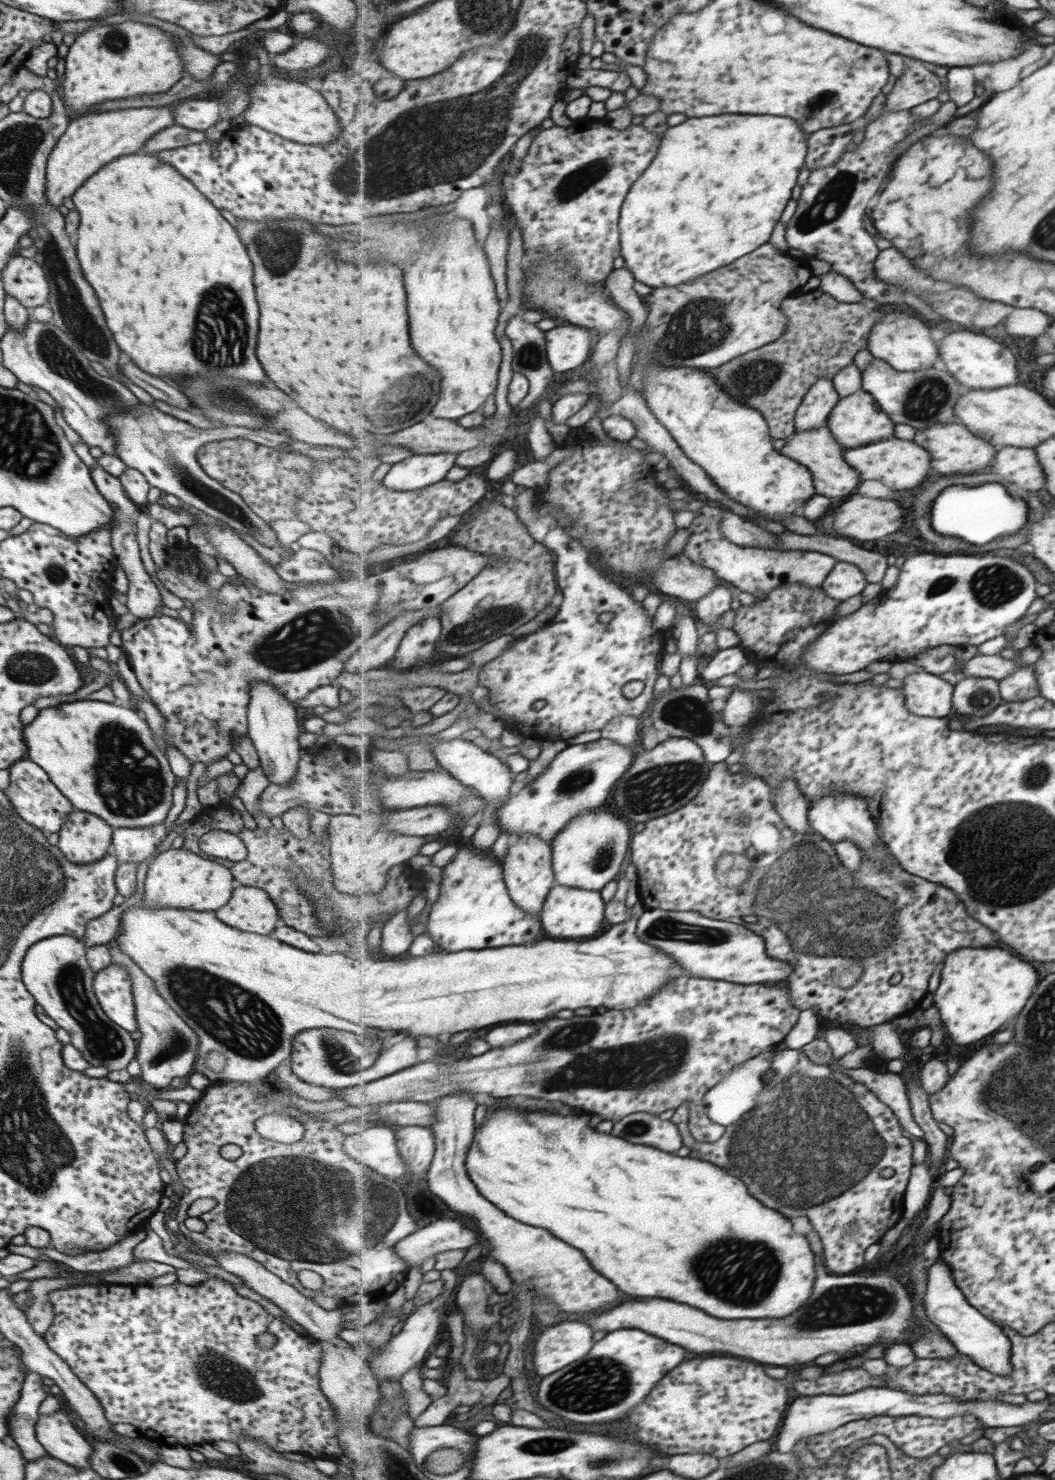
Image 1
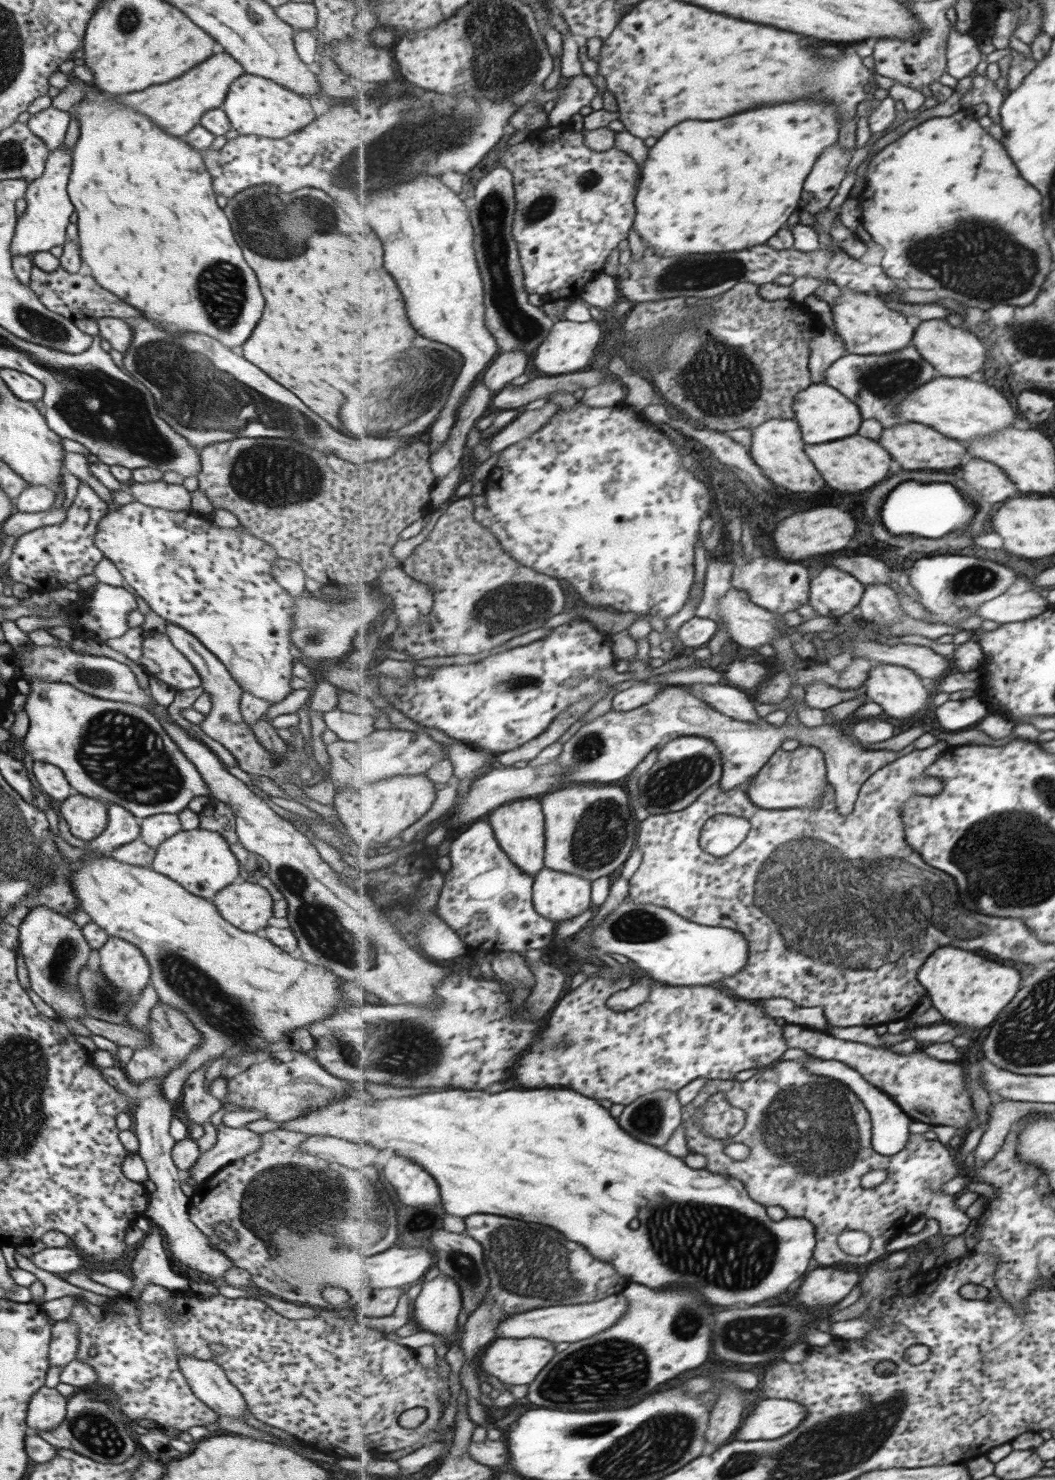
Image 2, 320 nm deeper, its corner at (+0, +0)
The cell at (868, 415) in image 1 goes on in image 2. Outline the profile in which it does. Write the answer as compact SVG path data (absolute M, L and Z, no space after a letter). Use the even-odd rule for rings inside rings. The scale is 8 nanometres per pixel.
M812 383L795 400L796 421L803 430L804 441L807 444L821 444L835 440L841 440L857 434L861 428L863 416L860 406L847 398L837 387L828 384Z

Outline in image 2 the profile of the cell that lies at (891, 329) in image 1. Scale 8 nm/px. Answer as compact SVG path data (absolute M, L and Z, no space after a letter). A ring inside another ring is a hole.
M844 291L831 306L836 332L844 339L848 353L889 354L907 348L916 336L916 328L907 324L906 316L885 302L883 295Z

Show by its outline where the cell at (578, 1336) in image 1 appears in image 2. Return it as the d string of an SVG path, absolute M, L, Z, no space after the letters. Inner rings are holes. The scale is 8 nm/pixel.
M497 1338L480 1354L480 1366L501 1383L528 1387L556 1356L555 1345L547 1338Z

